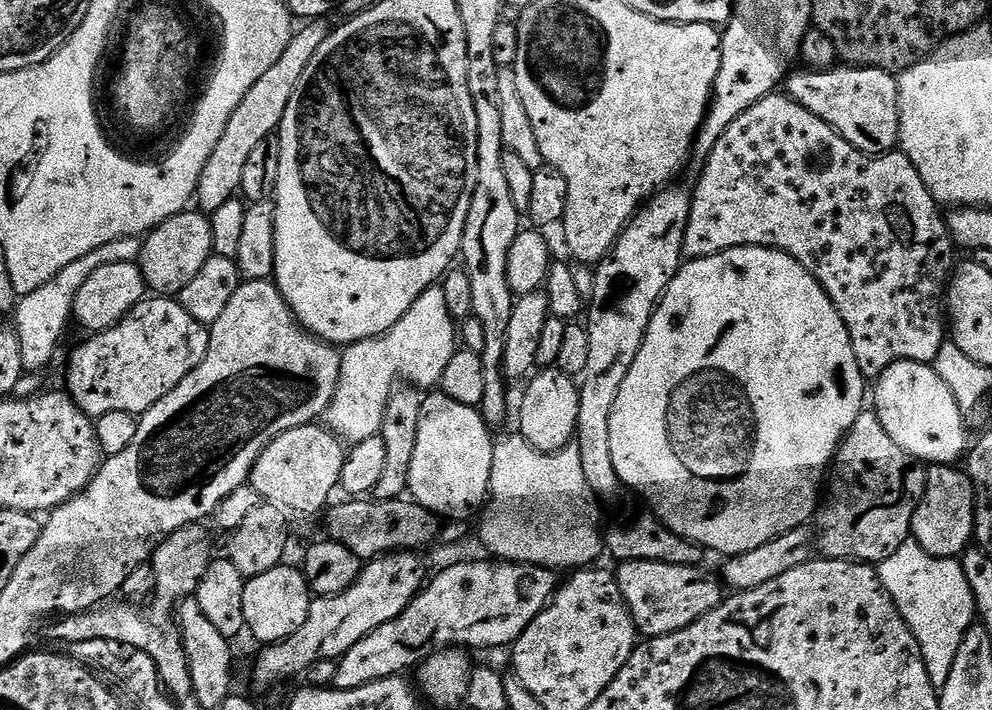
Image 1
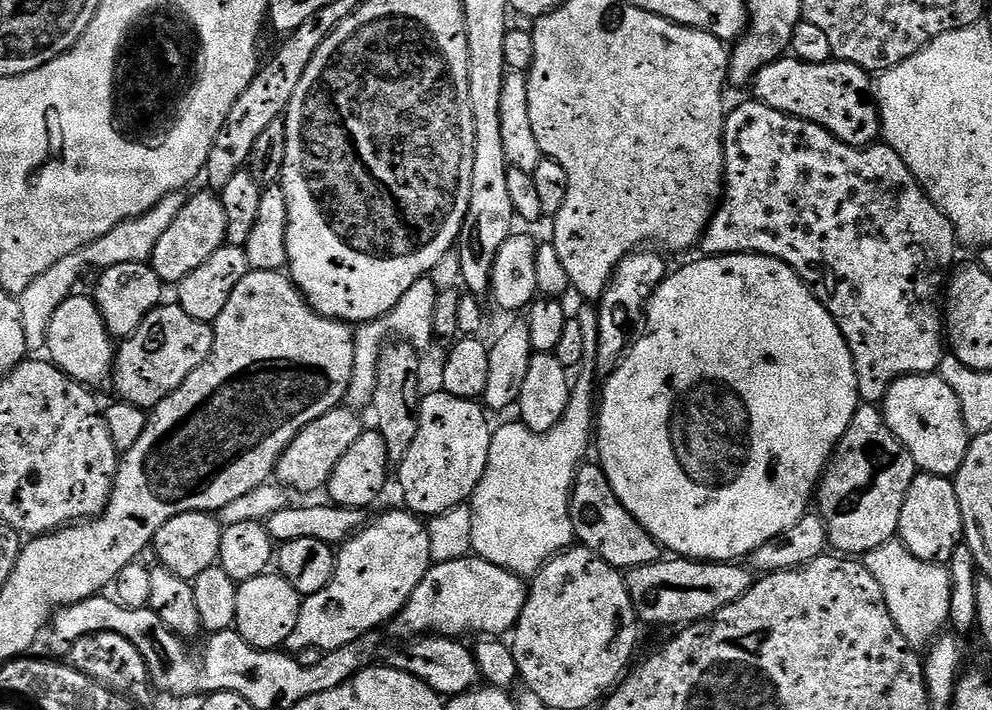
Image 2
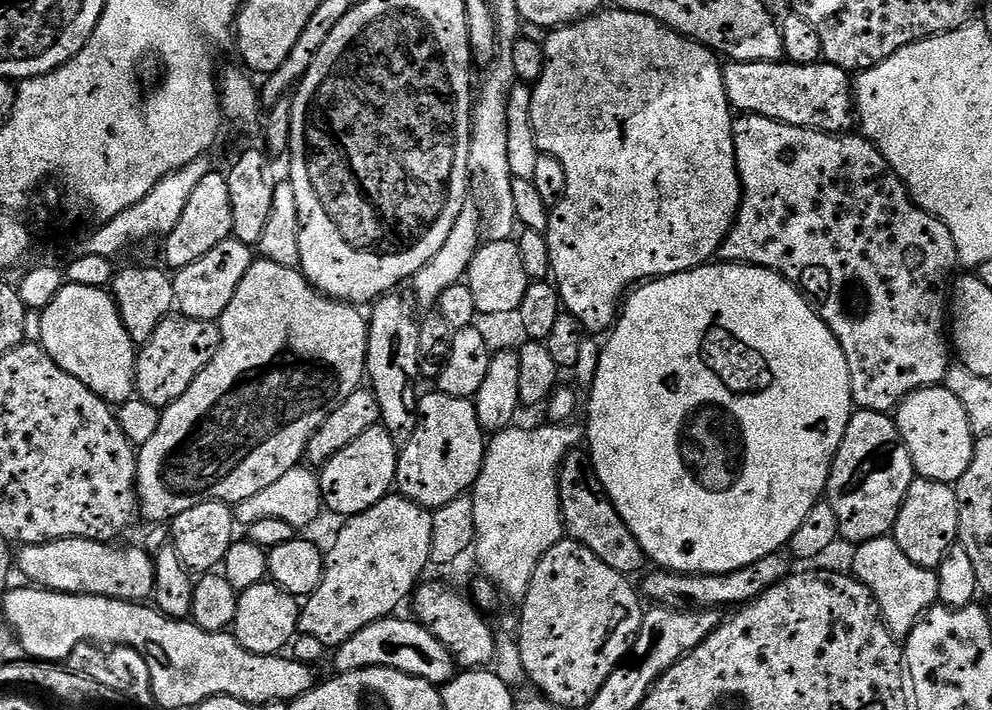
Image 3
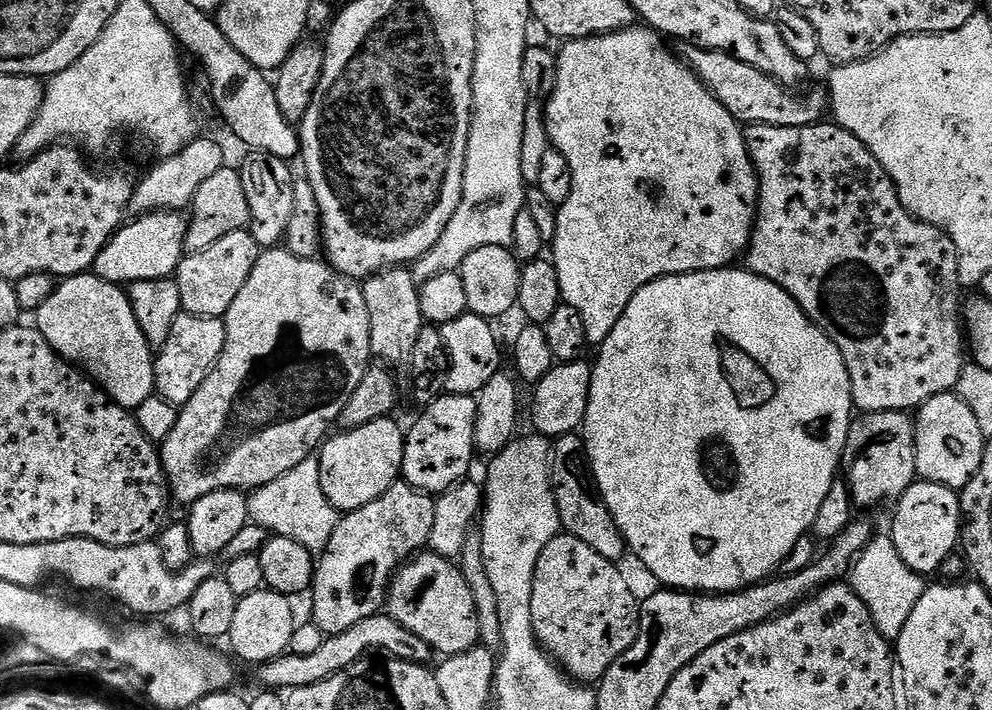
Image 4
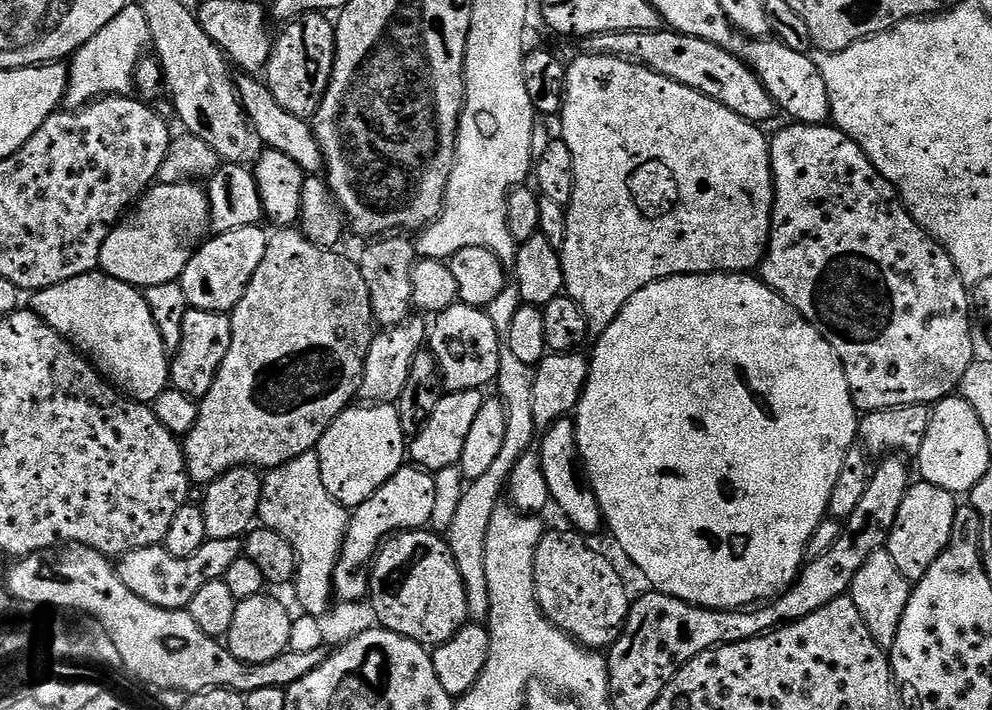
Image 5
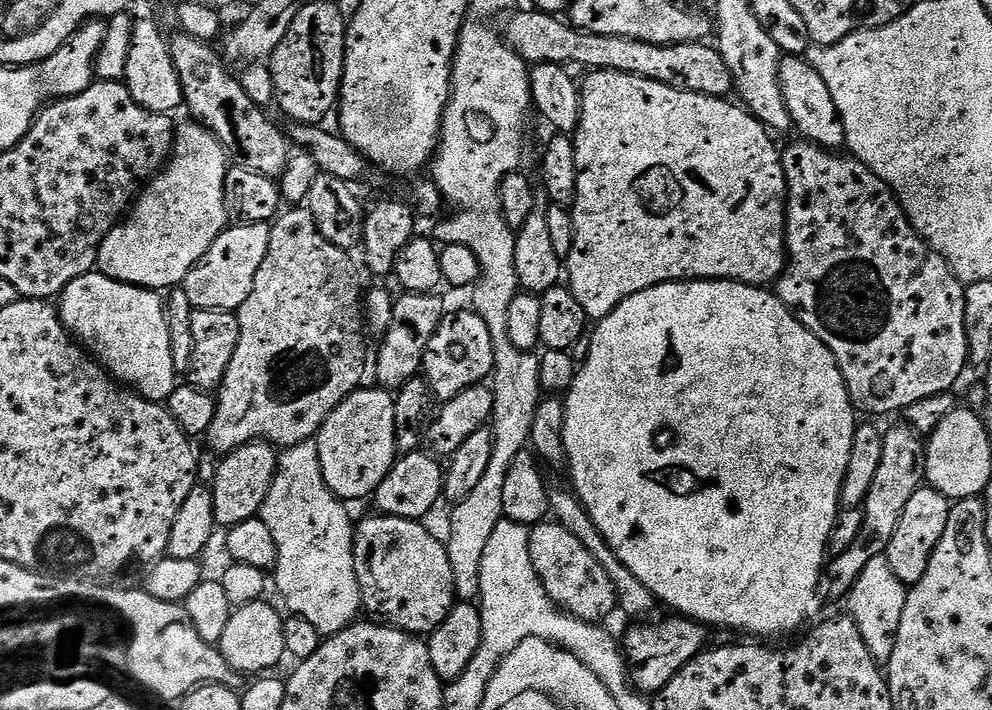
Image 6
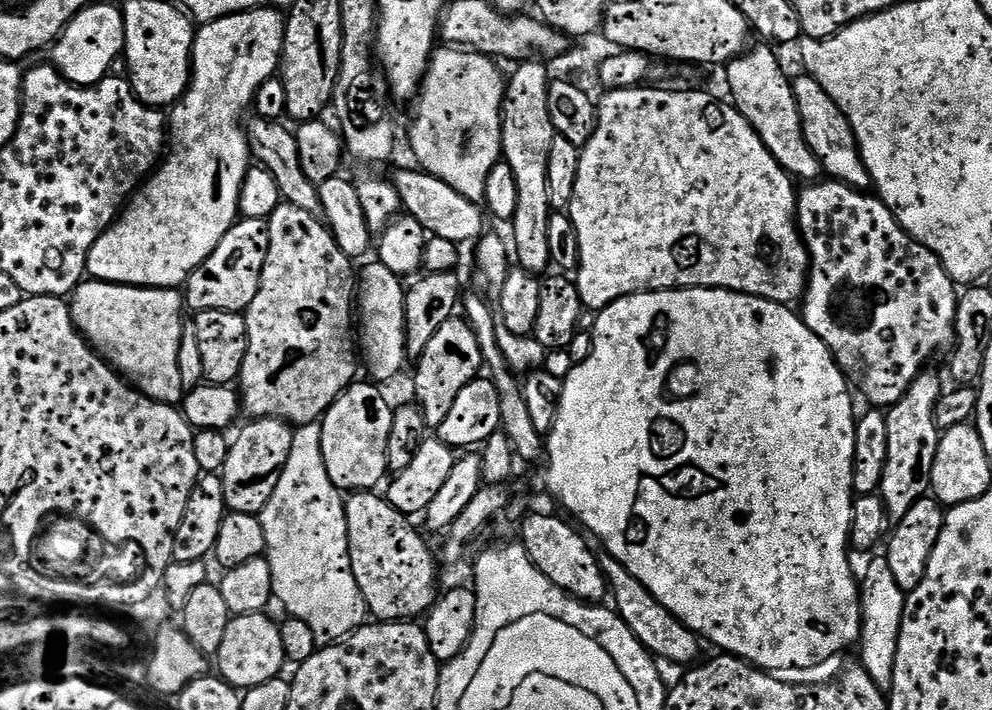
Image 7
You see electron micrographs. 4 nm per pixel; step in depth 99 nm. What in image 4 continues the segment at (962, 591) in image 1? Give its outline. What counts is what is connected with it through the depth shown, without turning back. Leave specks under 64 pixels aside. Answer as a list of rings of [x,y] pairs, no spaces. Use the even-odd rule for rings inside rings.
[[[876,534],[852,565],[850,586],[854,594],[866,602],[866,610],[870,610],[870,618],[874,618],[874,626],[884,639],[895,642],[902,634],[902,626],[906,626],[906,618],[910,618],[914,606],[918,606],[918,598],[922,598],[926,580],[921,573],[910,570],[910,566],[902,562],[898,550],[894,550],[891,535]]]

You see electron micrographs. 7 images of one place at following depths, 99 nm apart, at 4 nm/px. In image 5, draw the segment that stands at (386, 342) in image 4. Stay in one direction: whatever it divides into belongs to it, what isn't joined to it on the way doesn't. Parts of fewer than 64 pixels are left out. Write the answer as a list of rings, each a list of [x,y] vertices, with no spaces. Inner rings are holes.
[[[392,234],[387,238],[376,238],[361,256],[358,256],[360,273],[370,290],[370,306],[377,325],[393,328],[395,324],[409,319],[413,315],[412,287],[410,274],[417,262],[415,243],[407,235]]]

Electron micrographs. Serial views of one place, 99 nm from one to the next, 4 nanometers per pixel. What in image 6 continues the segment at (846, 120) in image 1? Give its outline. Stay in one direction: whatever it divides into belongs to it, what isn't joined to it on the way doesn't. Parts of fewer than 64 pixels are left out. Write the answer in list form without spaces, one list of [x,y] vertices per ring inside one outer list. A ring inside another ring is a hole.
[[[513,11],[507,17],[508,25],[502,28],[502,35],[506,43],[529,65],[573,66],[572,64],[577,64],[578,67],[584,68],[583,70],[621,72],[703,96],[724,98],[729,95],[727,92],[733,91],[734,85],[730,70],[722,58],[719,47],[711,43],[651,44],[650,42],[638,42],[634,38],[590,34],[573,28],[571,23],[565,22],[559,15],[551,12],[520,11]]]

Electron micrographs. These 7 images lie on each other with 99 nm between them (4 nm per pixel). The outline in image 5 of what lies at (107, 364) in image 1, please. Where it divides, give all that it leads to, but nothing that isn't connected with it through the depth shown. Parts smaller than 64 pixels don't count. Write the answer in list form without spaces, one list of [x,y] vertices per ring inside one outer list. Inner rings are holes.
[[[189,308],[182,322],[182,342],[170,360],[170,384],[194,401],[201,401],[214,386],[214,378],[222,366],[222,358],[230,351],[232,337],[231,315]]]

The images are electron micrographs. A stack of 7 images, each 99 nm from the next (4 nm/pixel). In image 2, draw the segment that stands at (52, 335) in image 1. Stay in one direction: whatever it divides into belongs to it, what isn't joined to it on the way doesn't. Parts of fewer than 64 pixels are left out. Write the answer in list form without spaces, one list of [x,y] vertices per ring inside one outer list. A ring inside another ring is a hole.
[[[184,192],[170,193],[146,214],[114,226],[114,230],[102,234],[102,238],[74,250],[74,254],[66,254],[66,258],[54,262],[54,266],[50,266],[50,270],[38,274],[38,278],[34,278],[34,282],[30,282],[30,286],[26,286],[26,290],[22,290],[22,294],[18,298],[22,334],[26,334],[26,346],[29,353],[39,353],[36,351],[39,348],[41,351],[47,345],[50,318],[54,318],[58,306],[62,306],[62,302],[66,302],[66,298],[70,298],[79,289],[76,287],[79,286],[80,279],[83,278],[87,268],[103,270],[122,262],[149,263],[154,254],[154,246],[158,246],[162,234],[166,234],[168,227],[174,223],[174,218],[178,218],[178,213],[181,212],[185,199]]]

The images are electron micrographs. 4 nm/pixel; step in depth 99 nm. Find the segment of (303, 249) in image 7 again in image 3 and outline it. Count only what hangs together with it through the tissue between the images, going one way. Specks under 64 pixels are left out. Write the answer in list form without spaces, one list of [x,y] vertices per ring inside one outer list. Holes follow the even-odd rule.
[[[263,258],[253,259],[250,270],[242,282],[238,282],[238,290],[234,290],[234,298],[230,298],[230,306],[220,315],[220,345],[211,362],[190,382],[190,390],[182,394],[169,404],[160,413],[158,430],[154,430],[150,442],[139,445],[136,454],[136,499],[138,512],[141,517],[160,524],[171,522],[178,514],[186,514],[186,510],[194,510],[207,500],[217,500],[229,506],[241,504],[246,498],[254,498],[261,490],[266,490],[278,478],[283,478],[289,470],[294,470],[305,459],[308,451],[308,443],[313,434],[320,429],[322,422],[350,398],[356,389],[361,387],[366,380],[368,367],[368,320],[359,307],[354,304],[346,304],[342,300],[332,300],[320,292],[309,282],[299,268],[287,268],[278,266],[278,262],[270,262]]]

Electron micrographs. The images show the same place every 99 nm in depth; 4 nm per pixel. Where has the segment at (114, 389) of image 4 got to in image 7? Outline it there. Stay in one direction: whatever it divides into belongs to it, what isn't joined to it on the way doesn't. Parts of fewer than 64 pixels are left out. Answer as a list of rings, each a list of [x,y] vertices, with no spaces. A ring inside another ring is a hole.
[[[85,279],[71,293],[72,321],[81,336],[134,388],[151,400],[179,405],[184,399],[178,352],[186,323],[186,300],[174,288],[133,288]]]

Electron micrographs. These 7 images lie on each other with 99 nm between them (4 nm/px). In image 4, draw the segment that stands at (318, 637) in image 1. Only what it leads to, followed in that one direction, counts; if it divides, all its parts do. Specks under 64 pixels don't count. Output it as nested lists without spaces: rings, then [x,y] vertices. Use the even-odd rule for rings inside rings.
[[[398,482],[382,494],[382,498],[374,498],[366,506],[353,512],[341,515],[336,523],[330,542],[319,553],[316,576],[312,580],[310,597],[312,596],[311,623],[324,632],[325,637],[342,634],[342,630],[350,630],[362,618],[377,615],[385,607],[388,585],[396,575],[401,564],[428,548],[430,530],[433,529],[436,501],[429,493],[411,488],[409,484]]]

